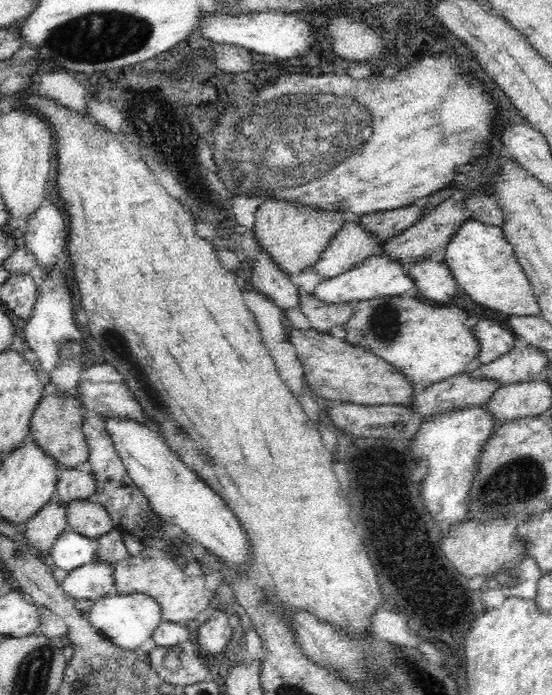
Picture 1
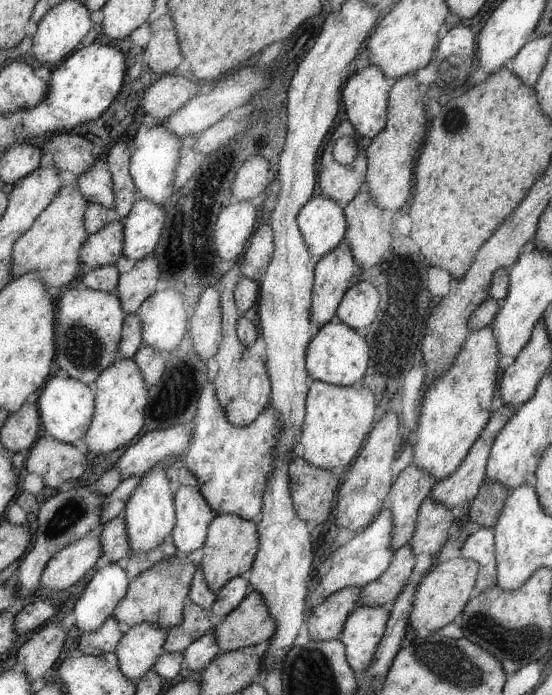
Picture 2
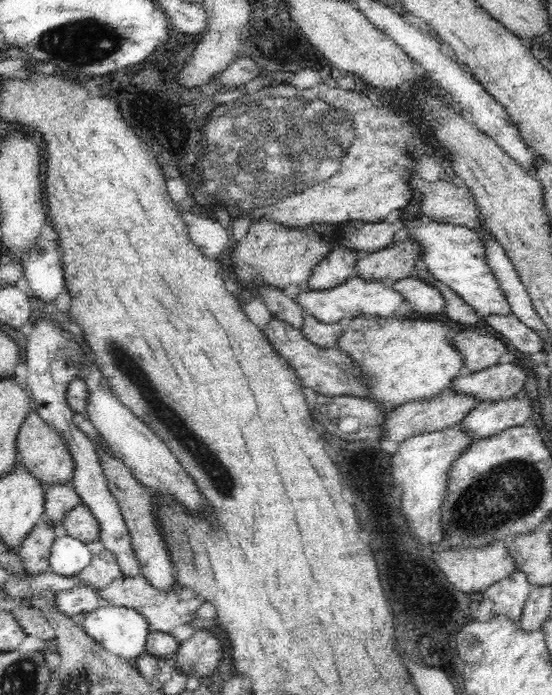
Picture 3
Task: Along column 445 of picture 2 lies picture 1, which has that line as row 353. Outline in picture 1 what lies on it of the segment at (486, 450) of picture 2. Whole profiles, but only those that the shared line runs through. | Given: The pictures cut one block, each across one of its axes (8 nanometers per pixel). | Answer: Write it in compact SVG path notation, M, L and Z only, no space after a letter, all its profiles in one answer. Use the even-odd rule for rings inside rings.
M492 318L479 319L474 325L475 335L480 343L475 364L492 362L512 350L514 342L516 342L516 335L506 322Z

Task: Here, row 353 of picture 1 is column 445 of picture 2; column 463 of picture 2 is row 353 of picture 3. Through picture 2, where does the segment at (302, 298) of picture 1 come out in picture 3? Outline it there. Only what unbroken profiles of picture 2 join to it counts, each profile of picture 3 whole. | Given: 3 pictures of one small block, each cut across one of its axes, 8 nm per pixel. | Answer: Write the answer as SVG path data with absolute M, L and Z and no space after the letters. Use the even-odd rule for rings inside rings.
M303 310L302 334L308 341L324 346L339 346L356 363L363 366L367 374L370 394L375 404L392 402L394 407L402 406L410 400L429 399L446 390L451 382L462 373L464 356L448 338L448 328L452 322L436 318L372 318L355 316L350 320L324 323L310 311Z

